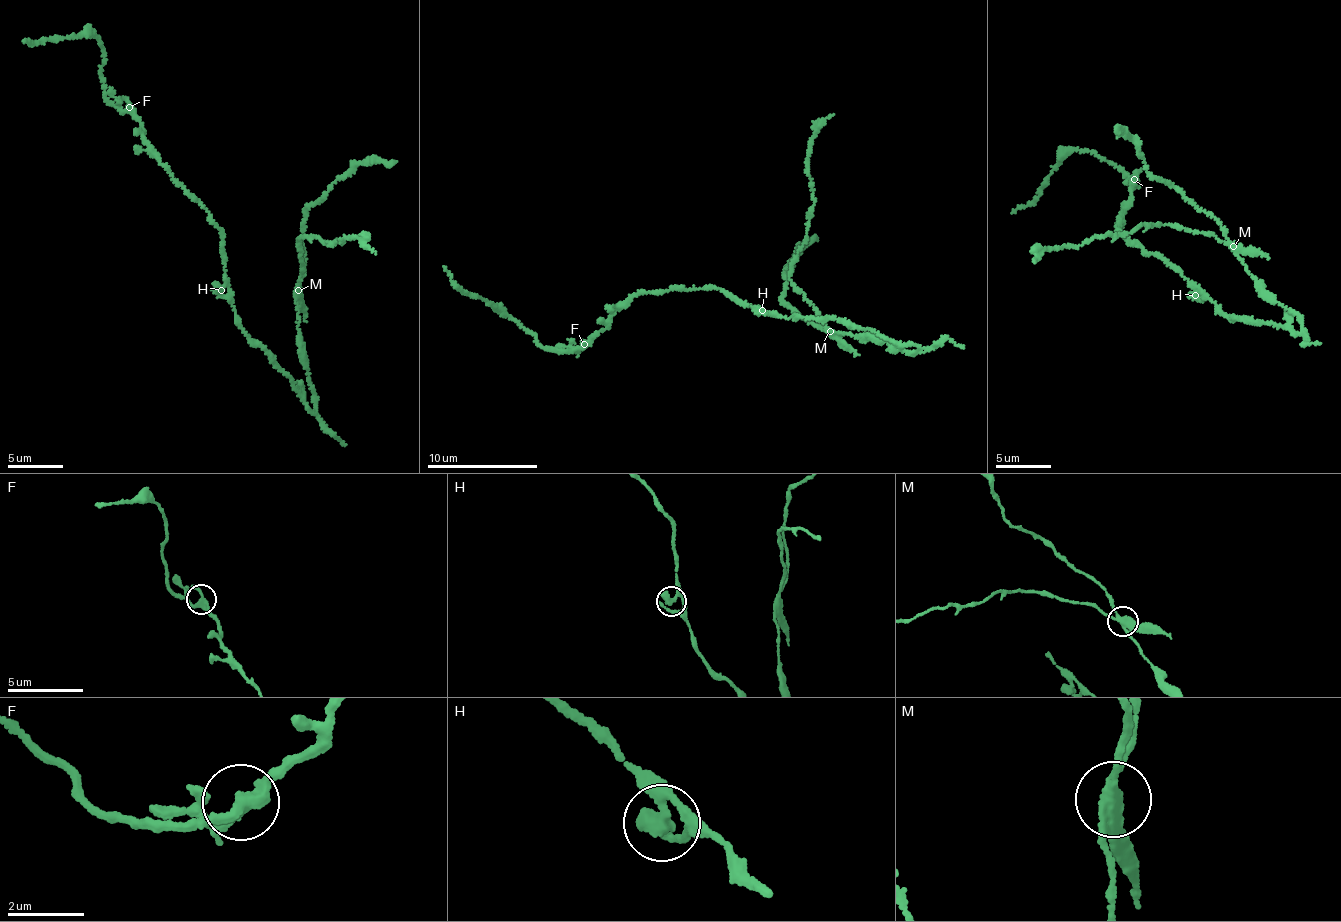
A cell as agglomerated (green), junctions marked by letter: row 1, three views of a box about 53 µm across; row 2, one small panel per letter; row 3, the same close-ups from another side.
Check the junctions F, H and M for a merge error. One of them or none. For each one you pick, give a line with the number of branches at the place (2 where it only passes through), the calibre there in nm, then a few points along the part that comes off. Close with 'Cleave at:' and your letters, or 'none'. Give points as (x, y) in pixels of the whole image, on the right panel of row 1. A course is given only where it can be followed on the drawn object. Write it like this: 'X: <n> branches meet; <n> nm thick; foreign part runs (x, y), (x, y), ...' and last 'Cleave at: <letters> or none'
M: 4 branches meet; 320 nm thick; foreign part runs (1233, 247), (1203, 232), (1172, 224), (1140, 224), (1129, 233), (1104, 235), (1075, 248), (1049, 247), (1034, 263)
Cleave at: M

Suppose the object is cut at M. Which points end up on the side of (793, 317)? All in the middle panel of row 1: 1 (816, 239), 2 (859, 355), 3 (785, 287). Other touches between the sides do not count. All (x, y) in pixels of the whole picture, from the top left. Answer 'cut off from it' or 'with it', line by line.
1: with it
2: cut off from it
3: with it

